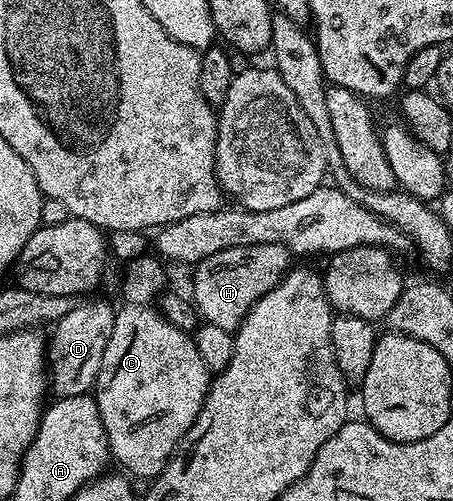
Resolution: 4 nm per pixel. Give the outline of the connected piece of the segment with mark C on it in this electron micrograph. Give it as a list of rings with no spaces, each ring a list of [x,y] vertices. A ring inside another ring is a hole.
[[[139,255],[129,260],[123,271],[123,299],[127,304],[118,308],[113,337],[109,337],[109,345],[105,345],[105,357],[101,357],[101,369],[93,388],[112,460],[116,464],[119,462],[124,467],[120,468],[128,476],[146,481],[155,480],[167,468],[179,442],[197,421],[213,378],[205,361],[201,361],[201,353],[197,353],[194,338],[188,332],[177,329],[177,325],[159,314],[158,306],[152,305],[168,283],[167,275],[163,272],[164,260],[151,255]]]

